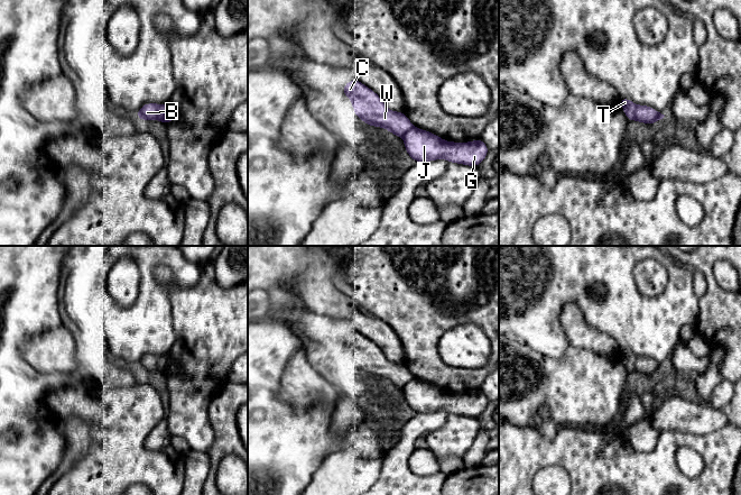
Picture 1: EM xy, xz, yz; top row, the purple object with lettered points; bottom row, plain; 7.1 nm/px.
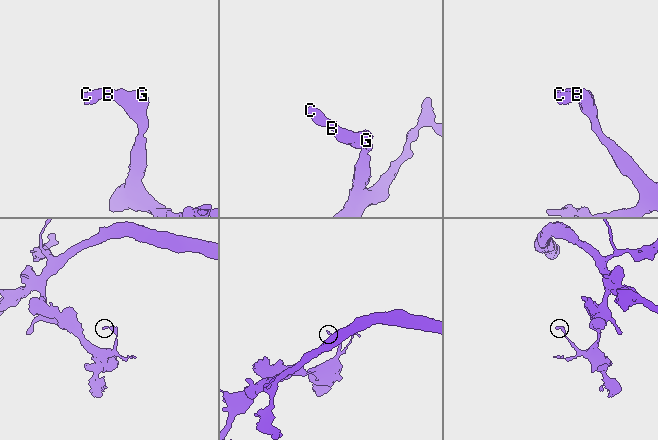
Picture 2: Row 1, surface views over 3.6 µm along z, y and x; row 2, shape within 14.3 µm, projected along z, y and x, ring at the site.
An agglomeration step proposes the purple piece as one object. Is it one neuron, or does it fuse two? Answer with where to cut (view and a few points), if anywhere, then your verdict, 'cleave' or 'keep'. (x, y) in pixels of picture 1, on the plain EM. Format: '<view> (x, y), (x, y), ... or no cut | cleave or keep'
xy (160, 356), (157, 363), (157, 370) | cleave

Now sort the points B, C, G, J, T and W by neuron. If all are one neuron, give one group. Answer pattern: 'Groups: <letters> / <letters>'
Groups: B C T W / G J

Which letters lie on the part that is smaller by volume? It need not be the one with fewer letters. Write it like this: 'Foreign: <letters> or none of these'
Foreign: B, C, T, W

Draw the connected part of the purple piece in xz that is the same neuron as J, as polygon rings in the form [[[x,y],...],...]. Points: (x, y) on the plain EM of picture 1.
[[[416,378],[411,379],[402,391],[405,402],[413,413],[420,414],[444,410],[448,414],[476,419],[490,402],[481,389],[466,394],[446,393],[433,384]]]

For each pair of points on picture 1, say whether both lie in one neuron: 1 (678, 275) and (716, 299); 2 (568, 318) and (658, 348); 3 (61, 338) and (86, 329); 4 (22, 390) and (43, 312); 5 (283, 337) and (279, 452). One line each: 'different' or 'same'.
1: different
2: different
3: different
4: same
5: same

